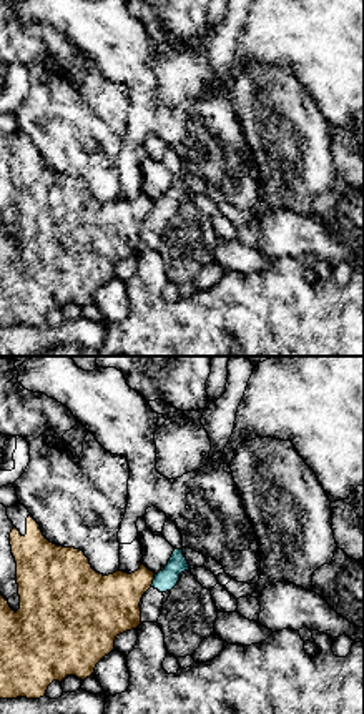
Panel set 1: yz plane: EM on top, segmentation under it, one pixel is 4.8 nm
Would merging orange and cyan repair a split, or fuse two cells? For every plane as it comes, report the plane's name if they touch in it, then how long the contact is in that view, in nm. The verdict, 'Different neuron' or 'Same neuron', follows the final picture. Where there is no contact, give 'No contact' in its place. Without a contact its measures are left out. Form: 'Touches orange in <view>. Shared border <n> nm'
Touches orange in yz. Shared border 70 nm

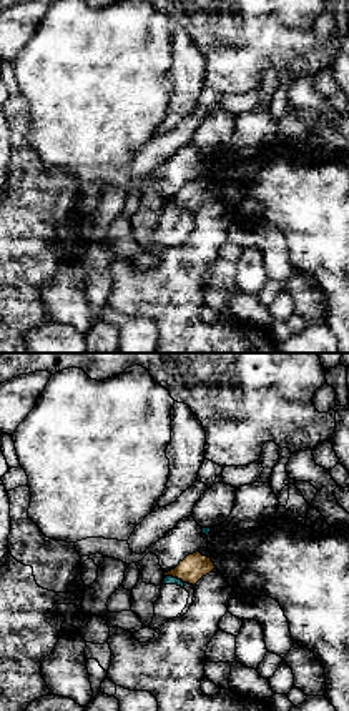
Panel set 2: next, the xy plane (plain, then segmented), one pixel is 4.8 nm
Touches orange in xy. Shared border 100 nm

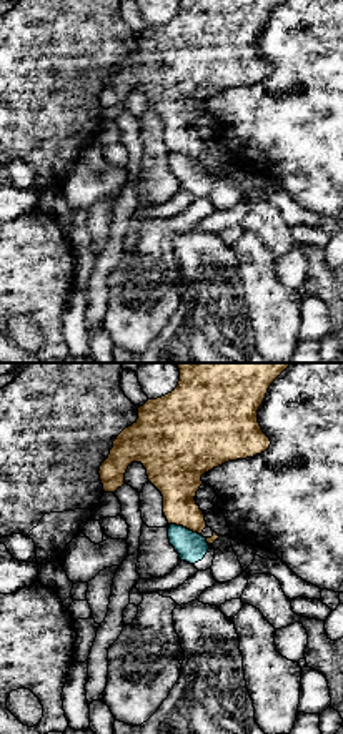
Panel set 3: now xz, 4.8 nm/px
Touches orange in xz. Shared border 160 nm

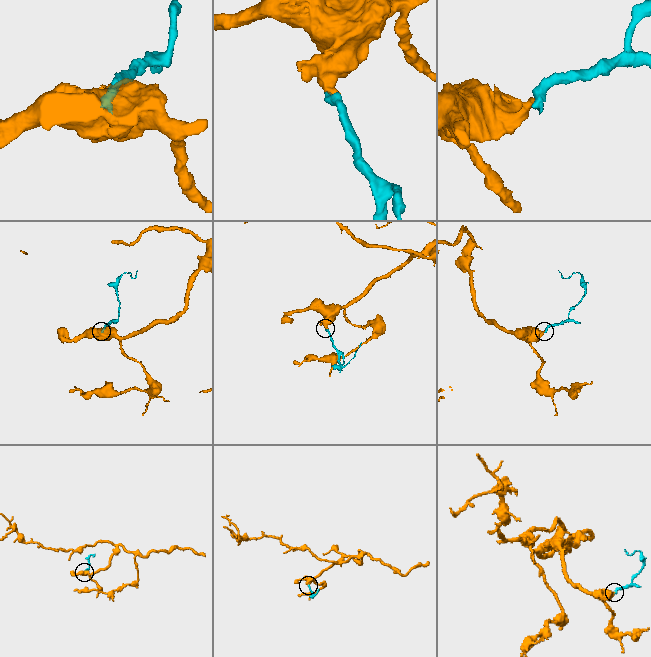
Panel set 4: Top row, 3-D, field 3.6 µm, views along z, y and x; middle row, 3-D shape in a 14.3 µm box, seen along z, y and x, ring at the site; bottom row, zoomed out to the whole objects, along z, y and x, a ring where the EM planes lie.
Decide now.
Different neuron

